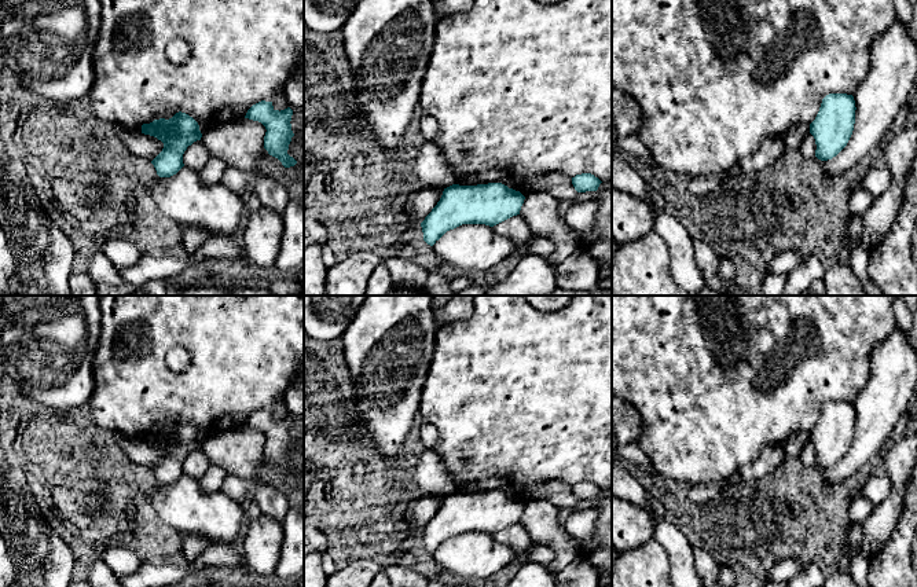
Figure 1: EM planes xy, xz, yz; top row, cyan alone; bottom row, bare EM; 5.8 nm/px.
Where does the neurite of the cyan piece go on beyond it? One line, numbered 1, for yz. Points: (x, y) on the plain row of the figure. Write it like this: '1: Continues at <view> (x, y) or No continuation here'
1: No continuation here

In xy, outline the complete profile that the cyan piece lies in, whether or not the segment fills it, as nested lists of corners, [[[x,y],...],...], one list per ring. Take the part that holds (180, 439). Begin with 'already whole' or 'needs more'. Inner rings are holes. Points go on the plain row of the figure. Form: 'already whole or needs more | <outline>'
already whole | [[[181,419],[169,428],[159,426],[143,432],[142,441],[164,451],[162,459],[151,469],[159,485],[176,483],[184,474],[183,462],[187,455],[202,445],[198,430]]]

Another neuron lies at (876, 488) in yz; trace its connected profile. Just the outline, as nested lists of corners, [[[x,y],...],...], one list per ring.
[[[870,473],[862,485],[862,495],[874,505],[879,505],[890,495],[891,489],[892,485],[888,476],[880,477]]]

